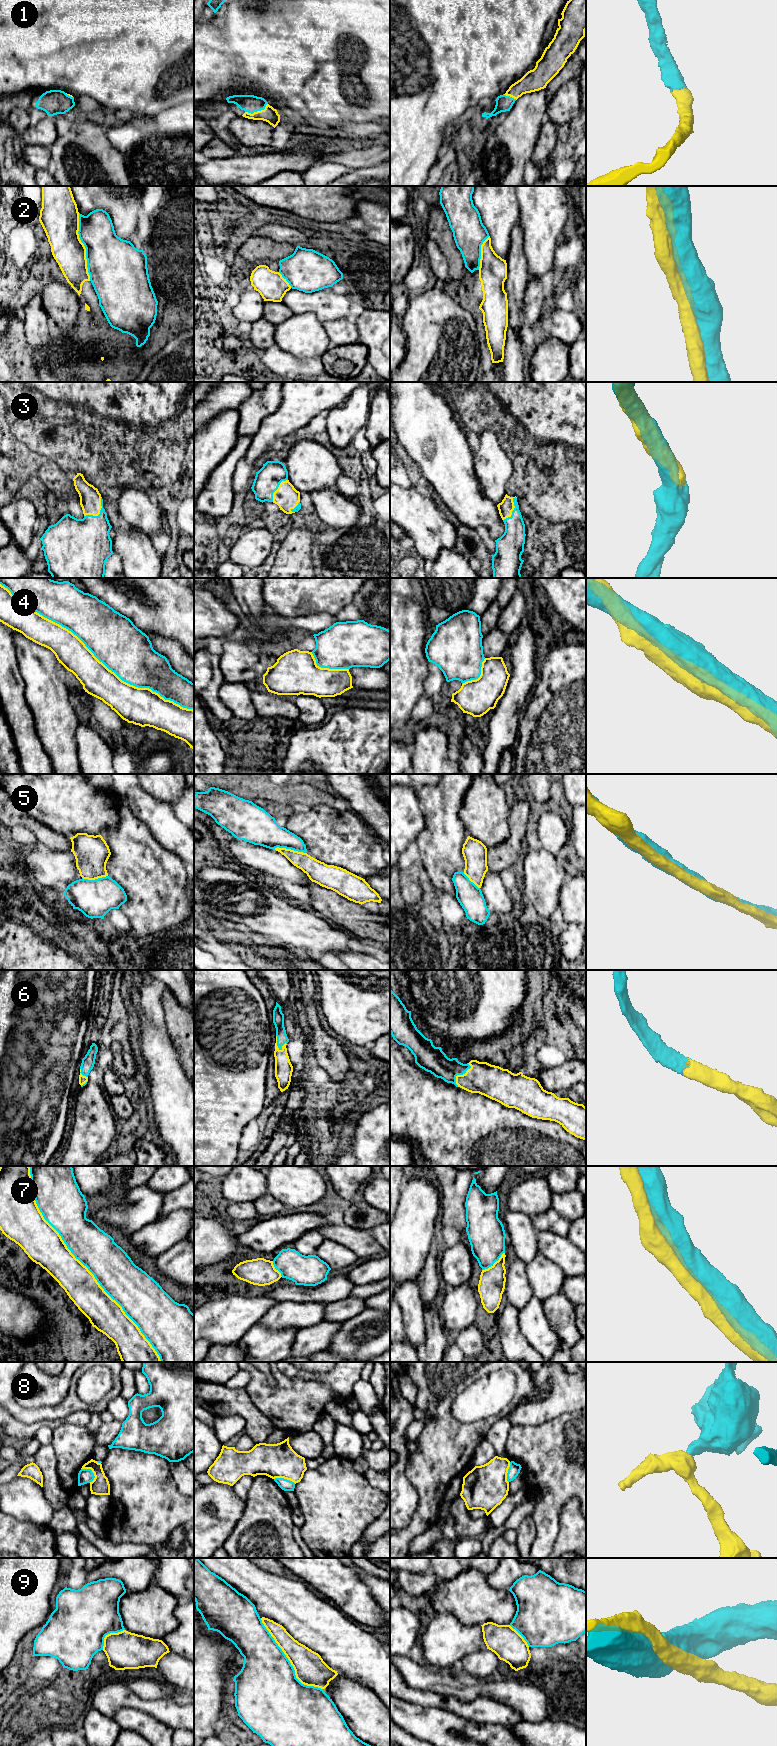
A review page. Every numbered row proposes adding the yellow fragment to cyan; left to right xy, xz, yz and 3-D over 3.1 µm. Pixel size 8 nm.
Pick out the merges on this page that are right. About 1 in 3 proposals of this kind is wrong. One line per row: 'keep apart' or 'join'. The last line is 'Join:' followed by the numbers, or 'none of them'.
1: join
2: join
3: join
4: join
5: join
6: join
7: join
8: keep apart
9: keep apart
Join: 1, 2, 3, 4, 5, 6, 7

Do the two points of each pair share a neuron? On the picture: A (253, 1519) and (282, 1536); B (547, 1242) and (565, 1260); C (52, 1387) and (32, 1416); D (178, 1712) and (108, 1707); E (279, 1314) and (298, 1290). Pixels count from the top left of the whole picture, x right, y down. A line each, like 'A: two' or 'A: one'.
A: one
B: one
C: two
D: one
E: two

